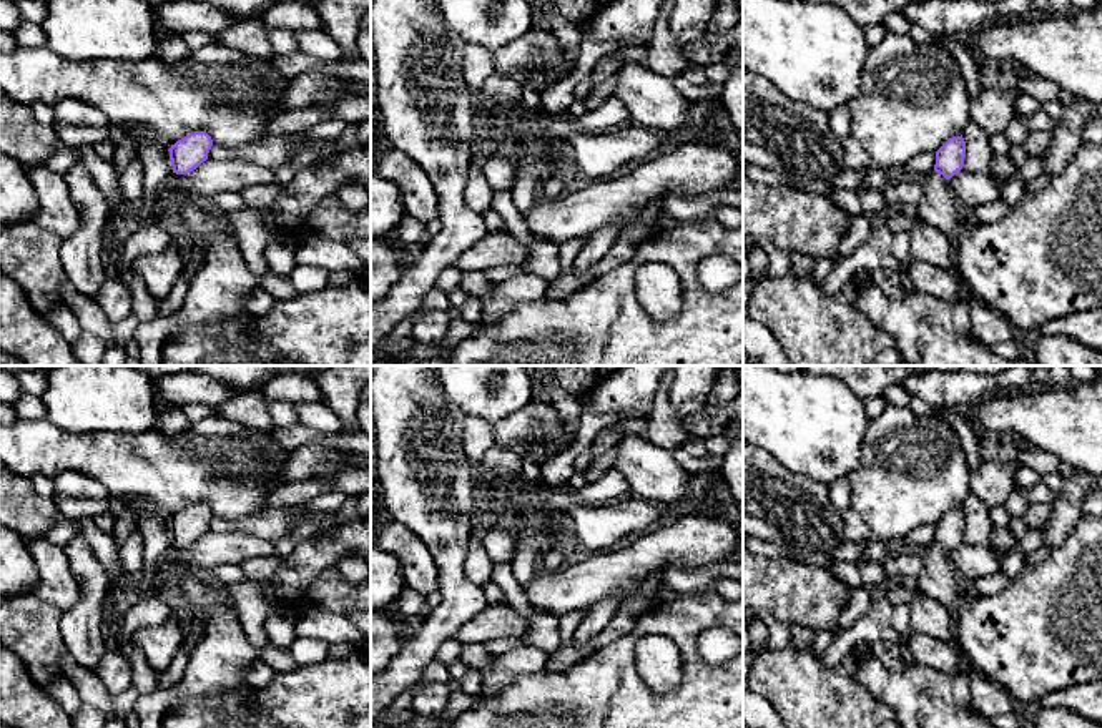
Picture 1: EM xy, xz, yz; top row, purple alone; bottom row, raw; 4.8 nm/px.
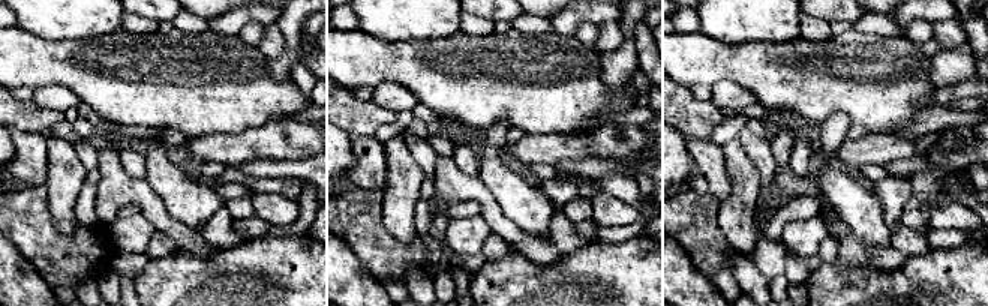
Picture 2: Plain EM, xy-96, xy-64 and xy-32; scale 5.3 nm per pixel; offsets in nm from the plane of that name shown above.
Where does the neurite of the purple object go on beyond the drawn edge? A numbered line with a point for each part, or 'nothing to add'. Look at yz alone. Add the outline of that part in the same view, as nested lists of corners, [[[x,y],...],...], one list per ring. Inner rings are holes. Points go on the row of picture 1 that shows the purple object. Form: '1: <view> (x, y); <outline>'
1: yz (936, 208); [[[934,171],[926,176],[922,186],[924,196],[916,206],[916,214],[911,221],[922,221],[926,224],[931,224],[954,239],[957,211],[952,201],[949,180]]]

